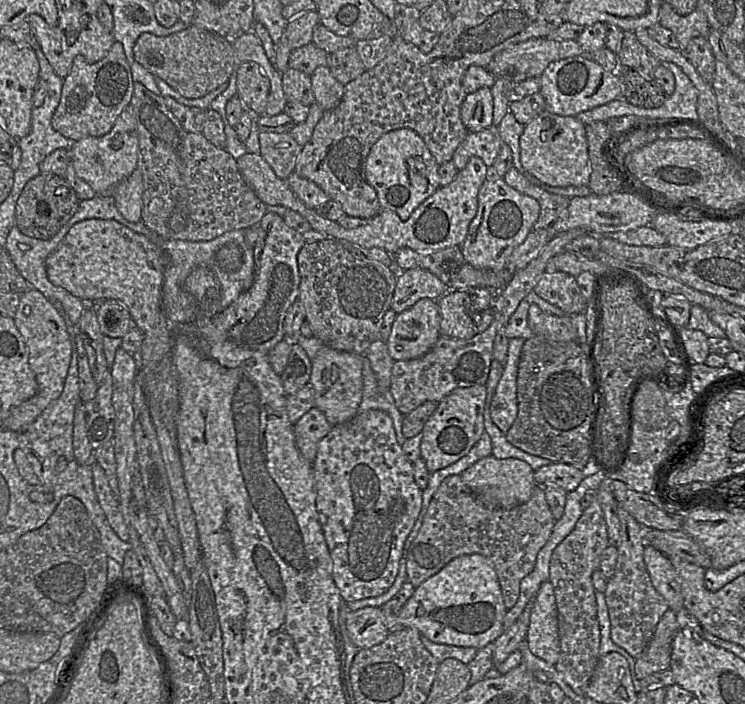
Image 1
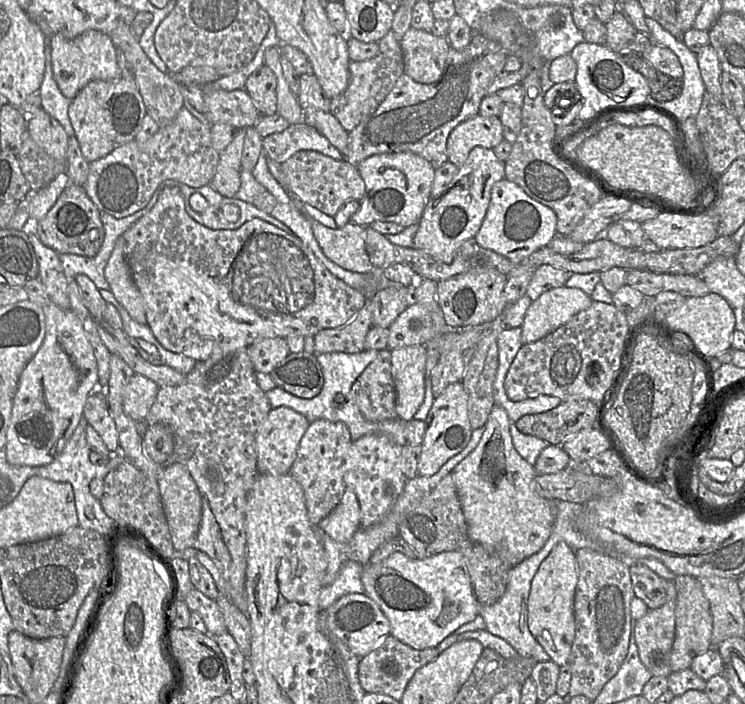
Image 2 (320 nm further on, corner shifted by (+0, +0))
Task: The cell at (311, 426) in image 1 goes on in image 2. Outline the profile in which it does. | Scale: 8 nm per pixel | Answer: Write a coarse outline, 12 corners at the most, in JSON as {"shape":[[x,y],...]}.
{"shape":[[317,419],[290,473],[315,526],[346,491],[345,423]]}

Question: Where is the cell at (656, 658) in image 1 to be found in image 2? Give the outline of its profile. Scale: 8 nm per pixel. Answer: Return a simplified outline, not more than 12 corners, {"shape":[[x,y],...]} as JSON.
{"shape":[[677,576],[672,672],[712,647],[700,579]]}

